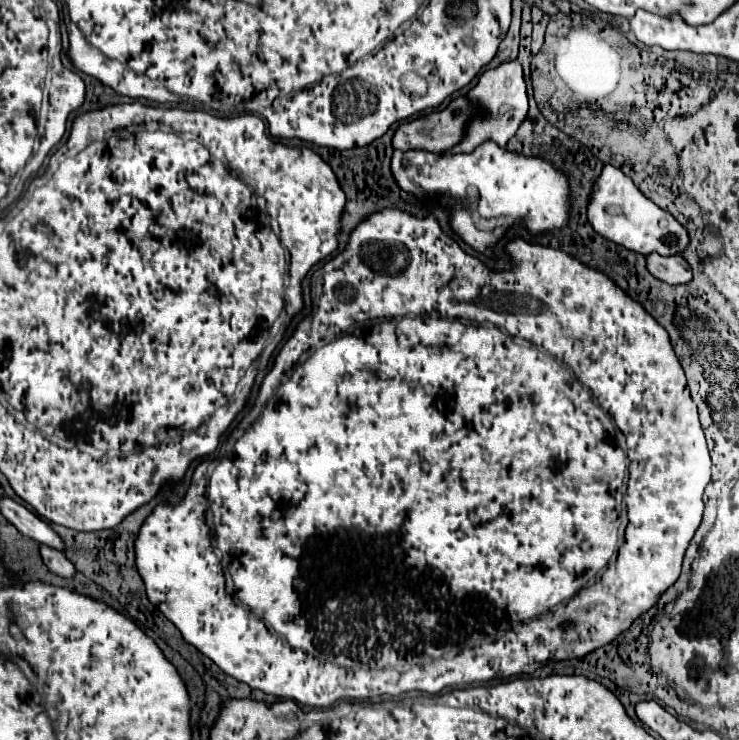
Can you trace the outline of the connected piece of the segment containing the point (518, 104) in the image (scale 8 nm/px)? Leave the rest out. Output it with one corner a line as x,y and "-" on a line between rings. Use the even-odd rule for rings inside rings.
507,61
501,63
495,69
487,69
477,85
469,91
469,97
473,101
477,101
479,105
479,115
467,125
467,135
465,141
459,143
455,149
449,149
445,153
467,153
473,151
477,145
481,145
483,141
493,139
497,145
507,145
507,141
515,135
517,127
523,123
525,115
527,115
527,85
525,85
525,77
523,77
523,67
521,63
515,61

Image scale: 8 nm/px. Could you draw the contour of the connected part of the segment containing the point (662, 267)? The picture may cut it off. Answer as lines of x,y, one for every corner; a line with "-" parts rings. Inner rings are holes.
649,255
647,257
647,267
651,275
655,275
659,281
665,281
669,285
679,285
679,283
689,283
693,279
689,263
681,257
661,257
661,255

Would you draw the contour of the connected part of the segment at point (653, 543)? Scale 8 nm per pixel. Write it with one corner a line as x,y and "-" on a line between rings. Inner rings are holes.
383,209
383,211
381,211
381,213
373,213
373,215
371,215
371,217
367,217
367,219
365,219
365,221
361,221
361,223
359,223
359,225
357,225
357,229
355,229
355,231
353,231
353,233
351,233
351,239
349,239
349,245
347,245
347,249
345,249
345,251
343,251
343,253
339,253
339,255
335,255
335,257
333,257
333,259
331,259
331,261
327,261
327,263
325,263
325,265
323,265
323,267
321,267
321,269
319,269
319,271
315,271
315,273
313,273
313,279
311,279
311,297
313,297
313,313
311,313
311,315
309,315
309,317
307,317
307,319
305,319
305,321
301,321
301,323
299,323
299,327
297,327
297,331
295,331
295,335
293,335
293,337
291,337
291,339
289,339
289,343
287,343
287,345
285,345
285,347
283,347
283,351
281,351
281,353
279,353
279,357
277,357
277,361
275,361
275,367
273,367
273,371
271,371
271,373
269,373
269,375
267,375
267,377
264,377
264,379
263,379
263,382
262,382
262,385
261,385
261,387
260,387
260,390
259,390
259,393
258,393
258,395
257,395
257,397
256,397
256,399
255,399
255,401
256,401
256,402
255,402
255,404
254,404
254,405
253,405
253,406
252,406
252,408
251,408
251,410
250,410
250,411
249,411
249,412
248,412
248,414
249,414
249,415
251,415
251,416
248,416
248,417
250,417
250,418
249,418
249,419
250,419
250,420
251,420
251,422
250,422
250,423
253,423
253,422
254,422
254,421
256,421
256,420
257,420
257,419
259,419
259,423
253,423
253,425
251,425
251,427
249,427
249,429
247,429
247,431
245,431
245,433
243,433
243,435
241,435
241,437
239,437
239,439
237,439
237,443
235,443
235,449
233,449
233,455
229,455
229,457
223,457
223,459
221,459
221,463
219,463
219,465
217,465
217,467
215,467
215,471
213,471
213,475
211,475
211,479
209,479
209,485
207,485
207,480
206,480
206,478
207,478
207,468
208,468
208,464
209,464
209,463
208,463
208,462
207,462
207,461
203,461
203,462
201,462
201,463
200,463
200,464
199,464
199,465
198,465
198,466
197,466
197,467
196,467
196,469
195,469
195,471
194,471
194,474
193,474
193,476
192,476
192,482
191,482
191,487
189,487
189,491
187,491
187,495
185,495
185,499
183,499
183,501
181,501
181,503
179,503
179,505
159,505
159,507
157,507
157,509
155,509
155,511
153,511
153,513
151,513
151,517
147,517
147,521
145,521
145,523
143,523
143,527
141,527
141,531
139,531
139,537
137,537
137,541
135,541
135,555
137,555
137,569
139,569
139,575
141,575
141,577
143,577
143,583
145,583
145,589
147,589
147,597
149,597
149,601
151,601
151,603
153,603
153,605
157,605
157,607
159,607
159,611
161,611
161,613
163,613
163,615
165,615
165,617
167,617
167,619
169,619
169,621
171,621
171,623
173,623
173,625
175,625
175,627
177,627
177,629
179,629
179,631
181,631
181,635
183,635
183,639
185,639
185,641
187,641
187,643
191,643
191,645
195,645
195,647
197,647
197,649
199,649
199,651
201,651
201,653
203,653
203,655
207,655
207,657
209,657
209,659
211,659
211,661
213,661
213,663
217,663
217,667
221,667
221,669
223,669
223,671
225,671
225,673
227,673
227,675
231,675
231,677
235,677
235,679
237,679
237,681
241,681
241,683
247,683
247,685
249,685
249,687
251,687
251,689
261,689
261,691
263,691
263,693
269,693
269,695
275,695
275,697
285,697
285,699
291,699
291,701
297,701
297,703
301,703
301,705
303,705
303,706
307,706
307,707
313,707
313,708
328,708
328,707
331,707
331,706
332,706
332,705
334,705
334,704
335,704
335,703
336,703
336,702
337,702
337,701
339,701
339,700
352,700
352,701
354,701
354,700
358,700
358,699
365,699
365,700
368,700
368,699
371,699
371,698
373,698
373,697
381,697
381,696
389,696
389,697
397,697
397,696
399,696
399,695
401,695
401,693
407,693
407,691
425,691
425,693
439,693
439,691
443,691
443,689
447,689
447,687
449,687
449,689
463,689
463,688
466,688
466,687
468,687
468,686
472,686
472,685
474,685
474,683
475,683
475,684
481,684
481,683
487,683
487,681
491,681
491,679
495,679
495,677
497,677
497,679
509,679
509,677
513,677
513,675
531,675
531,673
533,673
533,671
535,671
535,669
539,669
539,667
541,667
541,665
543,665
543,663
545,663
545,661
561,661
561,659
573,659
573,657
585,657
585,655
587,655
587,653
591,653
591,651
593,651
593,649
597,649
597,647
603,647
603,645
607,645
607,643
611,643
611,641
613,641
613,639
615,639
615,637
617,637
617,635
619,635
619,633
623,633
623,631
625,631
625,629
627,629
627,627
629,627
629,625
631,625
631,623
633,623
633,621
635,621
635,619
637,619
637,617
639,617
639,615
643,615
643,613
645,613
645,611
647,611
647,609
651,609
651,607
653,607
653,605
655,605
655,603
657,603
657,599
659,599
659,597
661,597
661,593
663,593
663,591
665,591
665,589
669,589
669,587
671,587
671,585
673,585
673,583
675,583
675,581
677,581
677,577
679,577
679,573
681,573
681,561
683,561
683,555
685,555
685,549
687,549
687,547
689,547
689,543
691,543
691,539
693,539
693,535
695,535
695,529
697,529
697,527
699,527
699,523
701,523
701,515
703,515
703,499
701,499
701,497
703,497
703,489
705,489
705,487
707,487
707,483
709,483
709,479
711,479
711,463
709,463
709,451
707,451
707,441
705,441
705,435
703,435
703,431
701,431
701,423
699,423
699,417
697,417
697,407
695,407
695,401
693,401
693,399
691,399
691,395
689,395
689,387
687,387
687,381
685,381
685,373
683,373
683,367
681,367
681,363
679,363
679,359
677,359
677,357
675,357
675,353
673,353
673,347
671,347
671,343
669,343
669,335
667,335
667,333
665,333
665,331
663,331
663,327
659,327
659,323
655,323
655,319
651,319
651,317
649,317
649,315
647,315
647,311
643,311
643,307
639,307
639,303
635,303
635,301
633,301
633,299
627,299
627,295
623,295
623,291
619,291
619,287
615,287
615,283
611,283
611,279
607,279
607,277
605,277
605,275
595,275
595,271
587,271
587,267
583,267
583,263
579,263
579,261
577,261
577,259
573,259
573,257
571,257
571,255
567,255
567,253
563,253
563,251
555,251
555,249
551,249
551,247
543,247
543,245
531,245
531,243
527,243
527,241
523,241
523,239
515,239
515,241
511,241
511,243
507,243
507,253
509,253
509,257
511,257
511,259
513,259
513,269
511,269
511,271
505,271
505,273
495,273
495,271
491,271
491,269
487,269
487,267
485,267
485,265
483,265
483,263
481,263
481,261
479,261
479,259
475,259
475,257
471,257
471,255
467,255
467,253
463,253
463,249
455,249
455,241
453,241
453,239
451,239
451,237
447,237
447,235
445,235
445,233
443,233
443,231
441,231
441,227
439,227
439,223
437,223
437,221
435,221
435,219
433,219
433,217
427,217
427,219
417,219
417,217
413,217
413,215
409,215
409,213
405,213
405,211
399,211
399,209
-
609,417
611,417
611,419
613,419
613,421
615,421
615,427
619,427
619,431
621,431
621,433
623,433
623,435
625,435
625,445
627,445
627,455
623,455
623,449
621,449
621,447
619,447
619,445
617,445
617,441
615,441
615,437
611,437
611,419
609,419
-
623,487
627,487
627,493
625,493
625,503
627,503
627,521
629,521
629,523
627,523
627,529
625,529
625,545
621,545
621,547
617,547
617,531
619,531
619,525
621,525
621,501
623,501
-
207,505
209,505
209,507
211,507
211,509
213,509
213,515
215,515
215,517
213,517
213,533
217,533
217,535
215,535
215,537
217,537
217,547
219,547
219,549
223,549
223,553
225,553
225,559
227,559
227,561
229,561
229,571
231,571
231,577
233,577
233,583
235,583
235,597
237,597
237,601
235,601
235,599
233,599
233,597
231,597
231,595
227,595
227,589
225,589
225,579
223,579
223,567
221,567
221,563
220,563
220,561
219,561
219,559
217,559
217,557
216,557
216,555
215,555
215,553
213,553
213,550
214,550
214,541
213,541
213,533
212,533
212,531
211,531
211,527
210,527
210,526
209,526
209,525
208,525
208,524
207,524
207,522
206,522
206,515
207,515
-
613,553
617,553
617,559
615,559
615,561
613,561
613,563
609,563
609,559
611,559
611,557
613,557

